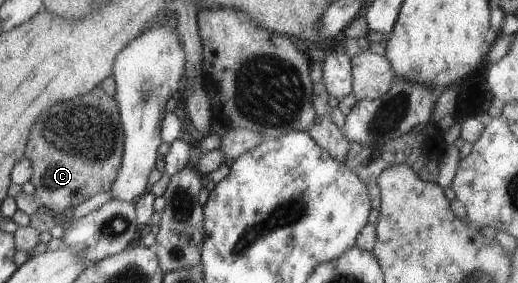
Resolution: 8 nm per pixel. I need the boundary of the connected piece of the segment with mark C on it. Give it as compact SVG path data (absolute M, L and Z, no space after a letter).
M99 87L79 101L53 105L31 129L25 158L31 162L31 183L40 207L52 215L68 215L85 200L112 188L124 150L118 103Z

